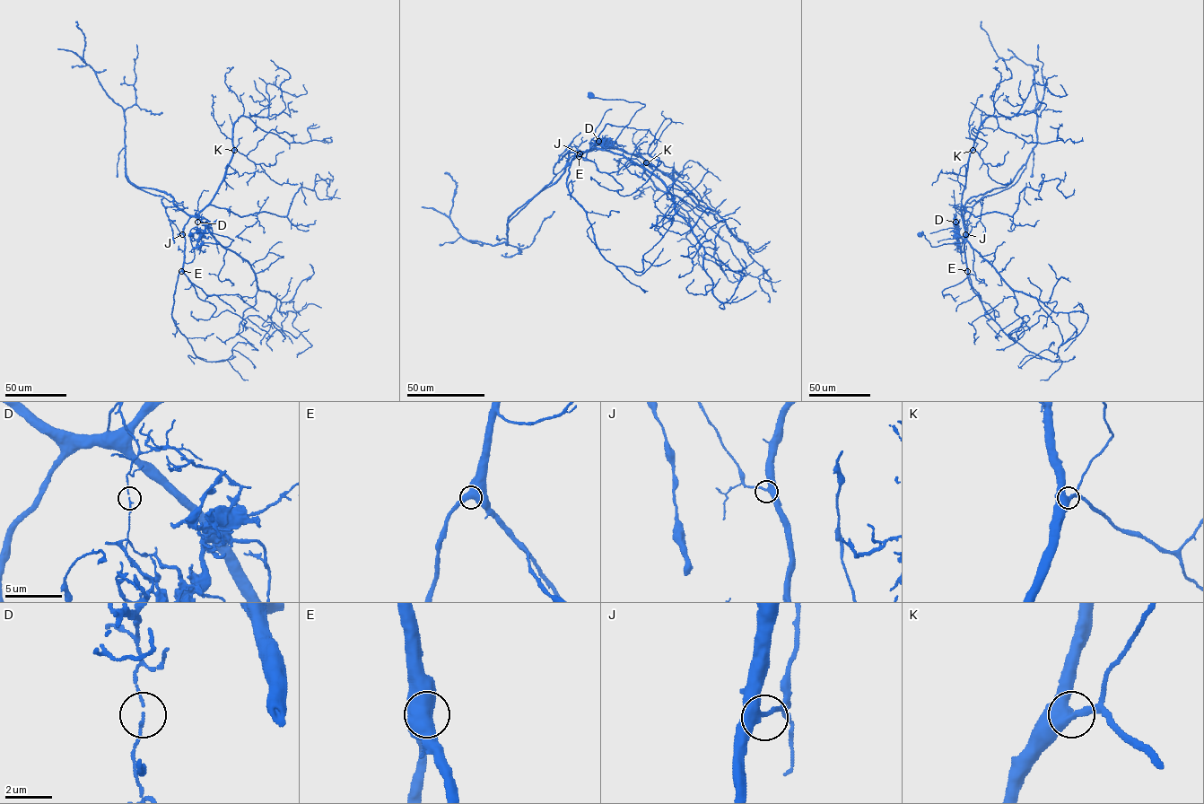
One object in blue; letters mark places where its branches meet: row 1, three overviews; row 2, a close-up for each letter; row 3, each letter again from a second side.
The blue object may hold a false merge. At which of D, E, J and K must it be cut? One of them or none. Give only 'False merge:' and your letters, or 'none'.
False merge: D

